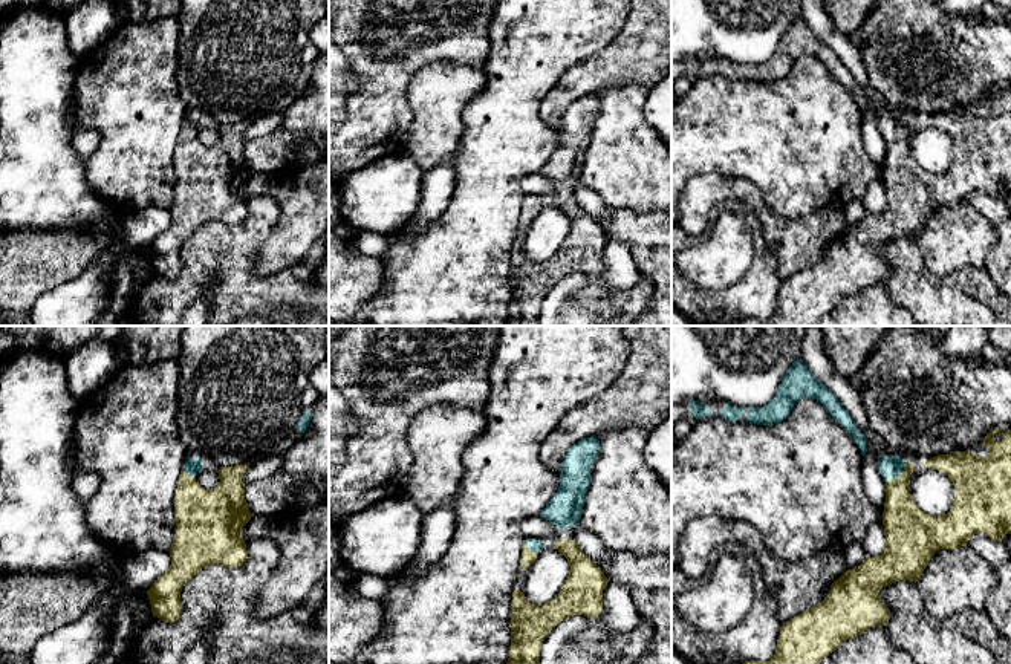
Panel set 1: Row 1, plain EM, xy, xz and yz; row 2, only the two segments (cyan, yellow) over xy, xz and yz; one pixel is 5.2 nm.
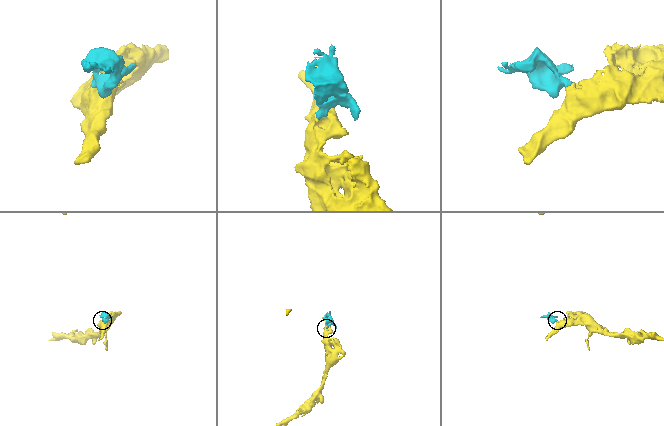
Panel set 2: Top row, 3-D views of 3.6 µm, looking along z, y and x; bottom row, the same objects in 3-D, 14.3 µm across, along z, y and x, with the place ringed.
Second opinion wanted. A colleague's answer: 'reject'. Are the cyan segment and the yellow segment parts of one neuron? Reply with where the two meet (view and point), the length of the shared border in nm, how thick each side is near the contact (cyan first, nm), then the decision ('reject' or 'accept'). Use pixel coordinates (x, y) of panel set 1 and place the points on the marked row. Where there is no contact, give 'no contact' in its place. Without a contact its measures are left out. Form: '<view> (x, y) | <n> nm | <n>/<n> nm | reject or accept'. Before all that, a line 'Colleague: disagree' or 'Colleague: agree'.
Colleague: disagree
yz (898, 476) | 150 nm | 120/220 nm | accept

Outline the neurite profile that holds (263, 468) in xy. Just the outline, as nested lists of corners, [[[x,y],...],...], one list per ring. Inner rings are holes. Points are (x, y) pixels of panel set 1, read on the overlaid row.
[[[277,454],[251,464],[243,476],[245,487],[275,474],[280,470],[281,462],[283,454]]]

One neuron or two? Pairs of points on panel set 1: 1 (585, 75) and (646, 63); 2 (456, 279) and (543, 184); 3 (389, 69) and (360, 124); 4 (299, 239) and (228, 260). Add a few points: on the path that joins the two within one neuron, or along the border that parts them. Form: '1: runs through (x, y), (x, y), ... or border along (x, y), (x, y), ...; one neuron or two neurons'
1: runs through (600, 71), (618, 63), (630, 63); one neuron
2: border along (539, 170), (522, 181), (522, 196); two neurons
3: runs through (384, 83), (381, 103), (373, 110); one neuron
4: border along (277, 221), (257, 250), (259, 276); two neurons

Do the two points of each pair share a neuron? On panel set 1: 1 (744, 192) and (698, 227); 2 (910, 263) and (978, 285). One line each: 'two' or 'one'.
1: one
2: one

